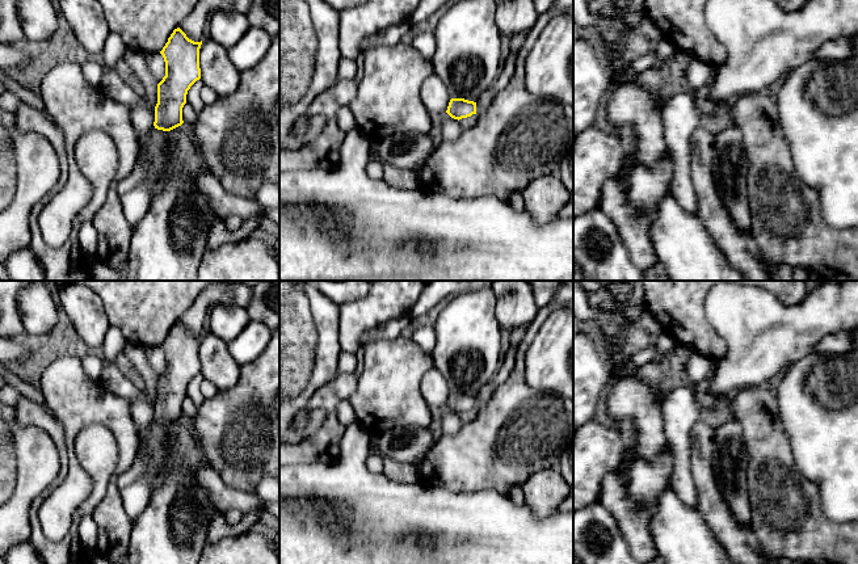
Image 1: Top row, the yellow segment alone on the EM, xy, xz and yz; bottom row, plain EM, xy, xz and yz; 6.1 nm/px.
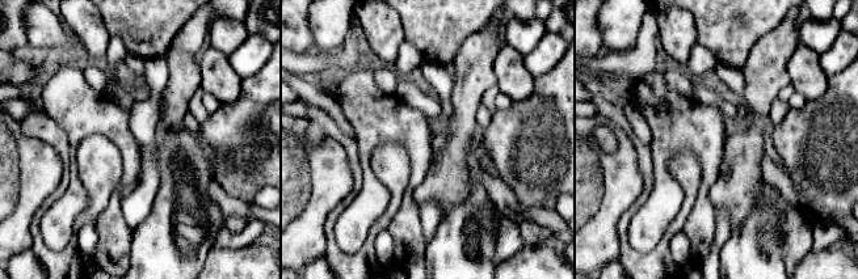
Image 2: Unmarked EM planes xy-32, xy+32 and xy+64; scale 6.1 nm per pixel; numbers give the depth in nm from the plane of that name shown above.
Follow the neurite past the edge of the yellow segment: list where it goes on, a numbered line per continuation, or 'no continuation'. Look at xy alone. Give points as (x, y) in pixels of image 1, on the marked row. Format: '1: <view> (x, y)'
1: xy (151, 155)

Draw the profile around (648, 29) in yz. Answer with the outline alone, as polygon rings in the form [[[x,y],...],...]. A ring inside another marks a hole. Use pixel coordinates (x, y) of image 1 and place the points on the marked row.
[[[647,17],[643,20],[639,28],[640,34],[643,34],[649,41],[657,42],[663,35],[656,25]]]

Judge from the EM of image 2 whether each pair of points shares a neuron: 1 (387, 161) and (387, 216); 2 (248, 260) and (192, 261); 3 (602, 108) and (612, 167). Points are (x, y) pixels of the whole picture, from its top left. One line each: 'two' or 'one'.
1: one
2: two
3: two

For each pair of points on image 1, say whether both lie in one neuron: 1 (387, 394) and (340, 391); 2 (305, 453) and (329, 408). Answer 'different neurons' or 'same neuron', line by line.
1: different neurons
2: same neuron

